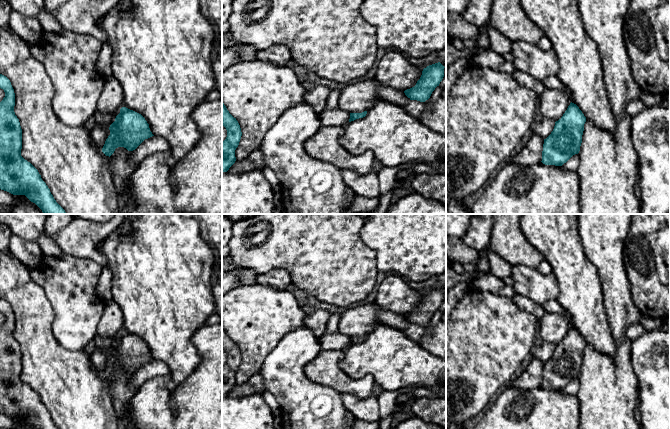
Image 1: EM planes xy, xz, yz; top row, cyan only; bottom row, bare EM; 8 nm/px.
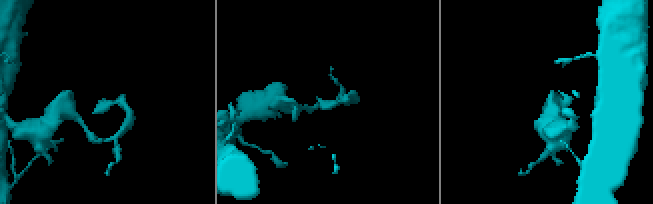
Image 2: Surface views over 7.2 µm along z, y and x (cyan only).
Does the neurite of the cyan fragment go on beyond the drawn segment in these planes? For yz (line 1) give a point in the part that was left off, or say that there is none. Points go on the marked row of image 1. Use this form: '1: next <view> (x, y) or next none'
1: next none

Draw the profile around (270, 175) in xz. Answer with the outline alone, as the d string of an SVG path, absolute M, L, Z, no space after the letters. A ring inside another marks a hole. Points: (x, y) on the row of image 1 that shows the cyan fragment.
M267 166L264 167L261 171L263 172L268 183L271 185L273 193L281 192L281 183L276 173Z

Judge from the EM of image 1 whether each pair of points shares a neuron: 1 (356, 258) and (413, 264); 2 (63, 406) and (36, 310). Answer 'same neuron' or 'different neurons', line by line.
1: different neurons
2: same neuron

